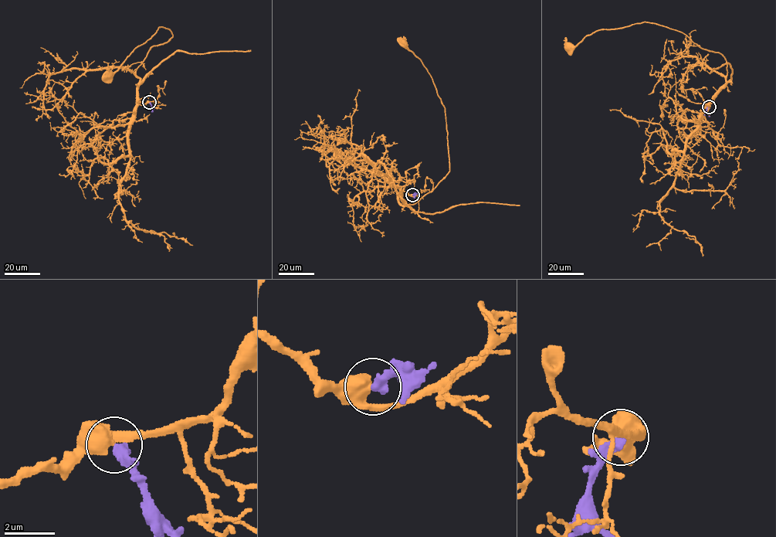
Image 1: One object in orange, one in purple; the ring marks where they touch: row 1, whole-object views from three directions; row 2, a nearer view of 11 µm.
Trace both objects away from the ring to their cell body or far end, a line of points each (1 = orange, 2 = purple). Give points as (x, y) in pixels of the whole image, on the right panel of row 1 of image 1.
1: (709, 107), (726, 83), (726, 59), (703, 49), (680, 32), (642, 22), (601, 28), (567, 45)
2: (709, 107), (706, 110), (708, 117)

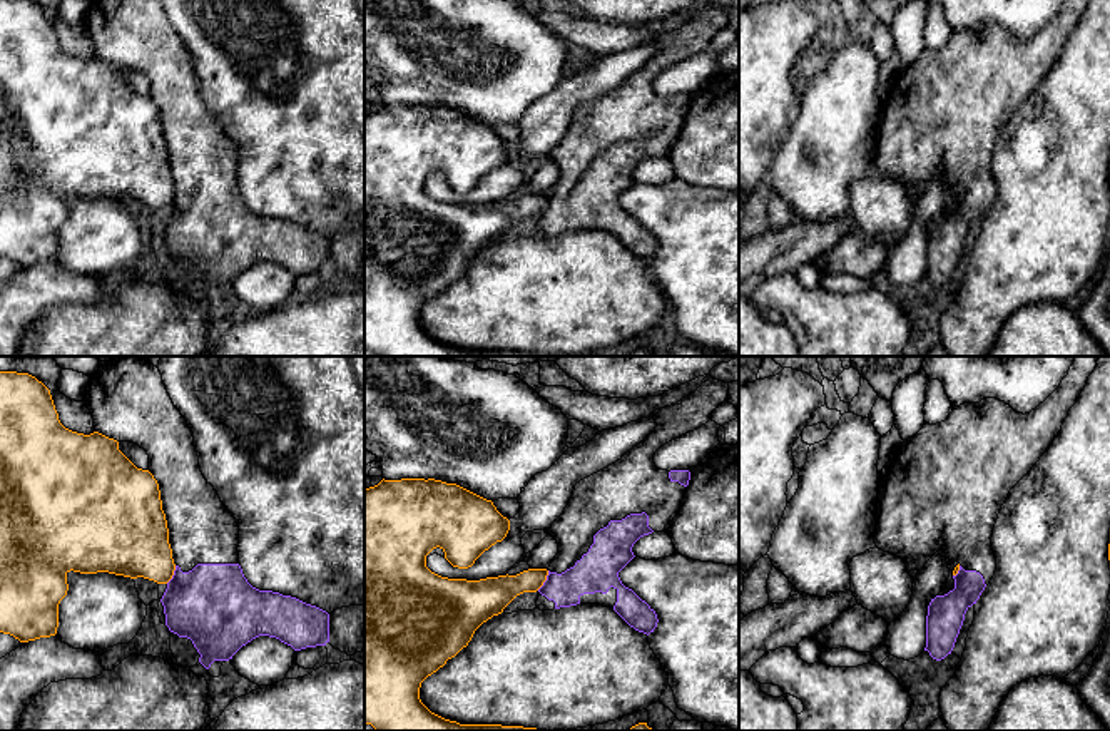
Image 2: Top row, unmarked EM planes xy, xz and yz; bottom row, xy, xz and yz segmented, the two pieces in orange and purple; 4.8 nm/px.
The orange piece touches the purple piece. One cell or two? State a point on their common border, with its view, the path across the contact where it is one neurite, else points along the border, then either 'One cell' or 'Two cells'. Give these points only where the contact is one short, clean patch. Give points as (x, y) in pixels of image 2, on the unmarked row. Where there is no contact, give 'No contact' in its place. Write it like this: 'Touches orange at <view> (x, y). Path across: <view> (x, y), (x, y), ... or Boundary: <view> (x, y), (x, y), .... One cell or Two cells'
Touches orange at xz (544, 206). Boundary: xz (549, 196), (537, 214). Two cells

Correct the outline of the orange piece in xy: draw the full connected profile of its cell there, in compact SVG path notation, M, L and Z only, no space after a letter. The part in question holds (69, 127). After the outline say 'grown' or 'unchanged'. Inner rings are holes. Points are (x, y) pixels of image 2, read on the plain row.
M0 0L0 258L20 268L55 261L70 196L167 209L176 189L159 109L119 75L117 65L99 57L84 60L65 54L50 15L35 2Z; unchanged

